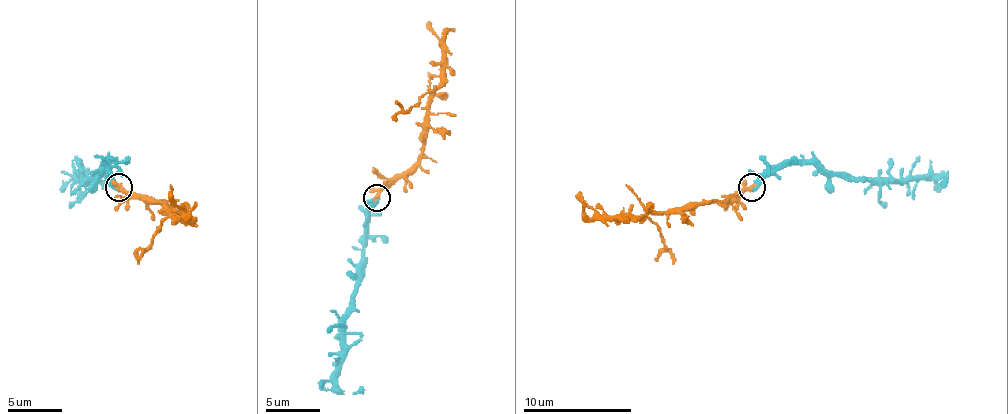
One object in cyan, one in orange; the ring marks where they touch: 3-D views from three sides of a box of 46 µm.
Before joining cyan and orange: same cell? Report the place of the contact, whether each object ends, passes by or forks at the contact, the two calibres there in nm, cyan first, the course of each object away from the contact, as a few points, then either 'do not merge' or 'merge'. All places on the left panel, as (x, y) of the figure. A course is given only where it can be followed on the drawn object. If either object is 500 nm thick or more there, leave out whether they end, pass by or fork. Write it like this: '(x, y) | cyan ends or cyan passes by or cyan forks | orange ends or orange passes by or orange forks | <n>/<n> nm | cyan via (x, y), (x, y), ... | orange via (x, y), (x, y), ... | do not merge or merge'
(118, 187) | cyan ends | orange passes by | 480/280 nm | cyan via (118, 188), (109, 177), (107, 163), (90, 180), (79, 180), (96, 177), (107, 188) | orange via (118, 188), (158, 201), (172, 212), (186, 215), (169, 190) | merge

